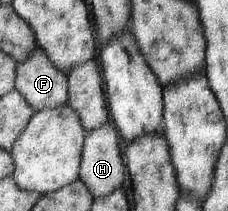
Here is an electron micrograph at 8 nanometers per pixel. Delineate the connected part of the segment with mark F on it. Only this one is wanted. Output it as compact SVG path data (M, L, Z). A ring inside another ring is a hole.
M41 48L24 62L18 64L16 89L38 113L55 109L70 101L68 75L51 62L50 56Z

